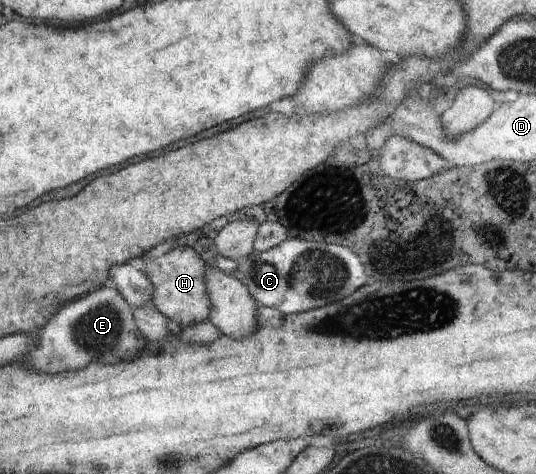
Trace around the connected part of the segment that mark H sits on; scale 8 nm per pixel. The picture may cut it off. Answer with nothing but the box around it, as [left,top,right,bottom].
[144,247,212,329]

